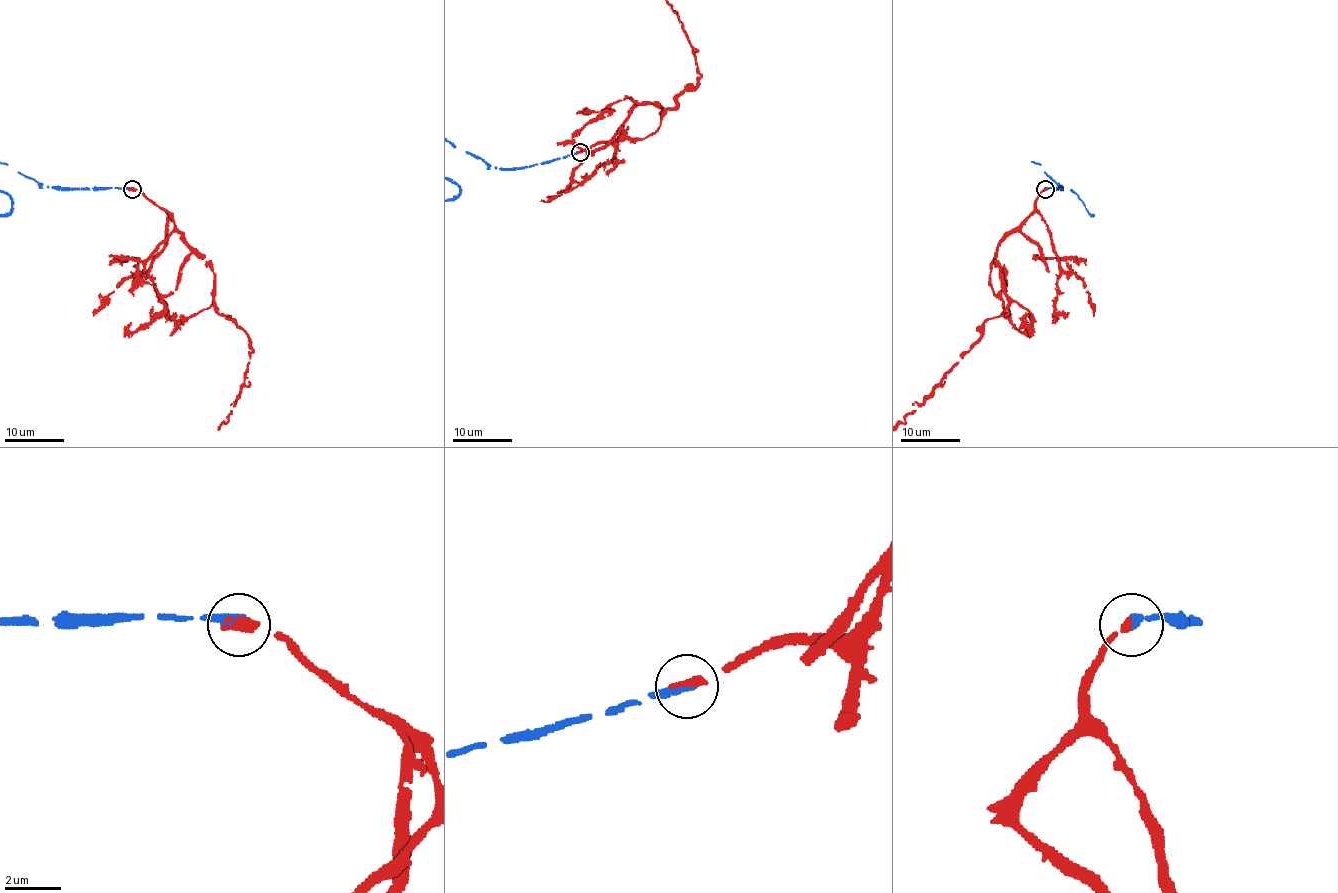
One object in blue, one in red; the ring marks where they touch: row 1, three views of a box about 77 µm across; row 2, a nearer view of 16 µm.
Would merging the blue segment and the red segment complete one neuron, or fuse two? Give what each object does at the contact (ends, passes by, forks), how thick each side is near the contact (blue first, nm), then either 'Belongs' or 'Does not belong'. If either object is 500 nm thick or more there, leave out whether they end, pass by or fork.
At the ring blue ends. At the ring red ends. Thickness 360 nm (blue) against 320 nm. Belongs

